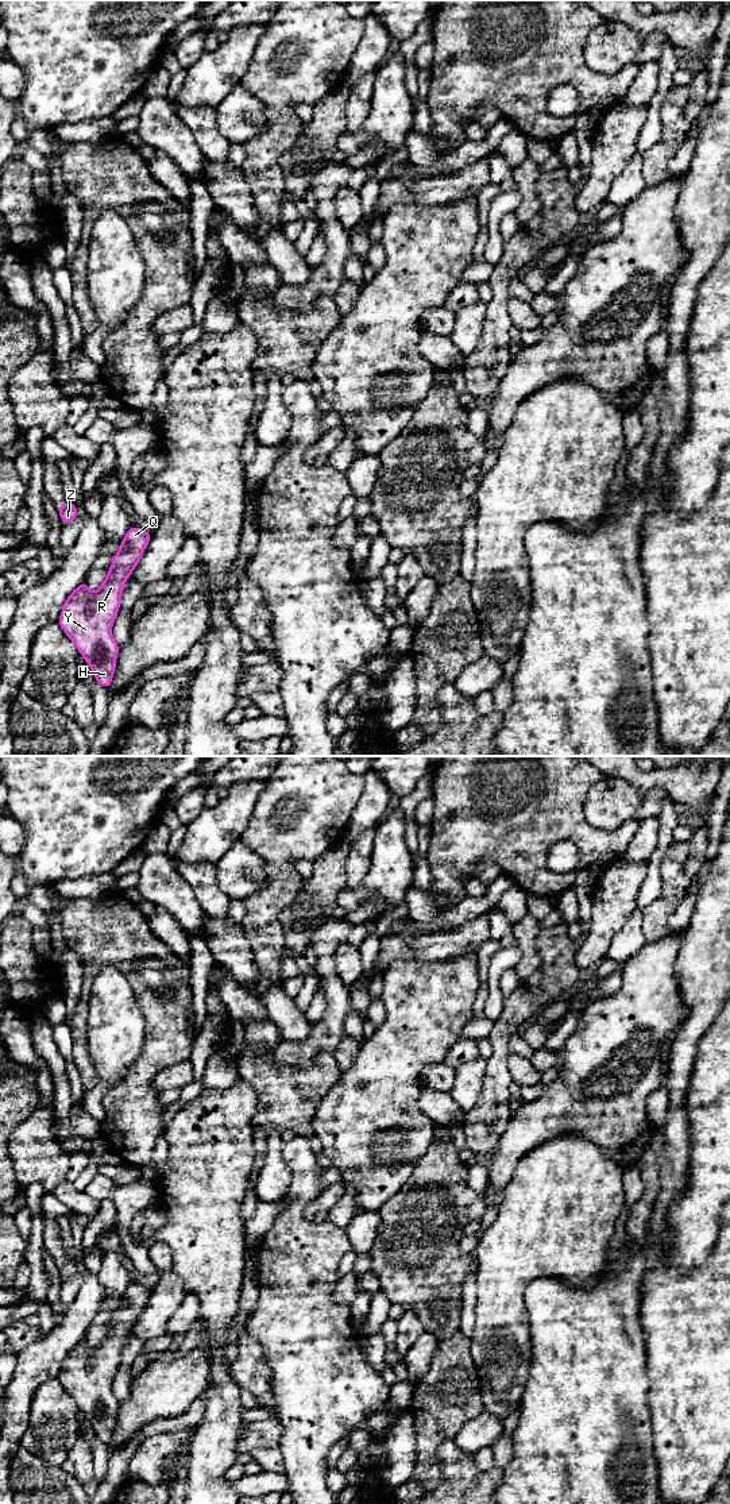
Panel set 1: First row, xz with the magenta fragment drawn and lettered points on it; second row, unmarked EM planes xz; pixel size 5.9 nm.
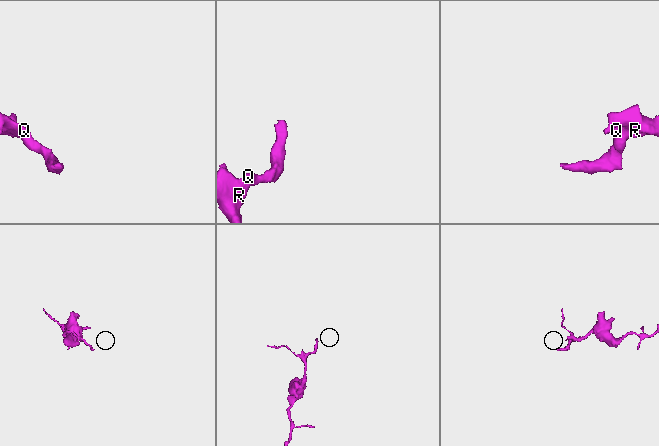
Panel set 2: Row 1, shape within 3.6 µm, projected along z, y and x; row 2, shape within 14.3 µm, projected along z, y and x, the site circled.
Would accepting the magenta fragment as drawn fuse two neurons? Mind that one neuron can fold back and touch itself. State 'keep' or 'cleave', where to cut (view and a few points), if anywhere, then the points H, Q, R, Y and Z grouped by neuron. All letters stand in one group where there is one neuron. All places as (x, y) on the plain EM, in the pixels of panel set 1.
keep | no cut | H Q R Y Z

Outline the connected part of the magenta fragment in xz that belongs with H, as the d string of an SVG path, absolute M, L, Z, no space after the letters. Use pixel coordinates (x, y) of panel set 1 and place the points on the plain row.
M139 1283L130 1284L100 1345L90 1347L84 1337L63 1358L57 1377L84 1412L96 1438L105 1445L112 1439L120 1405L112 1393L112 1381L125 1338L139 1320L150 1295L151 1288Z

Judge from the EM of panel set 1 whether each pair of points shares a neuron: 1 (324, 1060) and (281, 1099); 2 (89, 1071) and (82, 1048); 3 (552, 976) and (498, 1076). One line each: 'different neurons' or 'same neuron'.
1: same neuron
2: same neuron
3: same neuron

